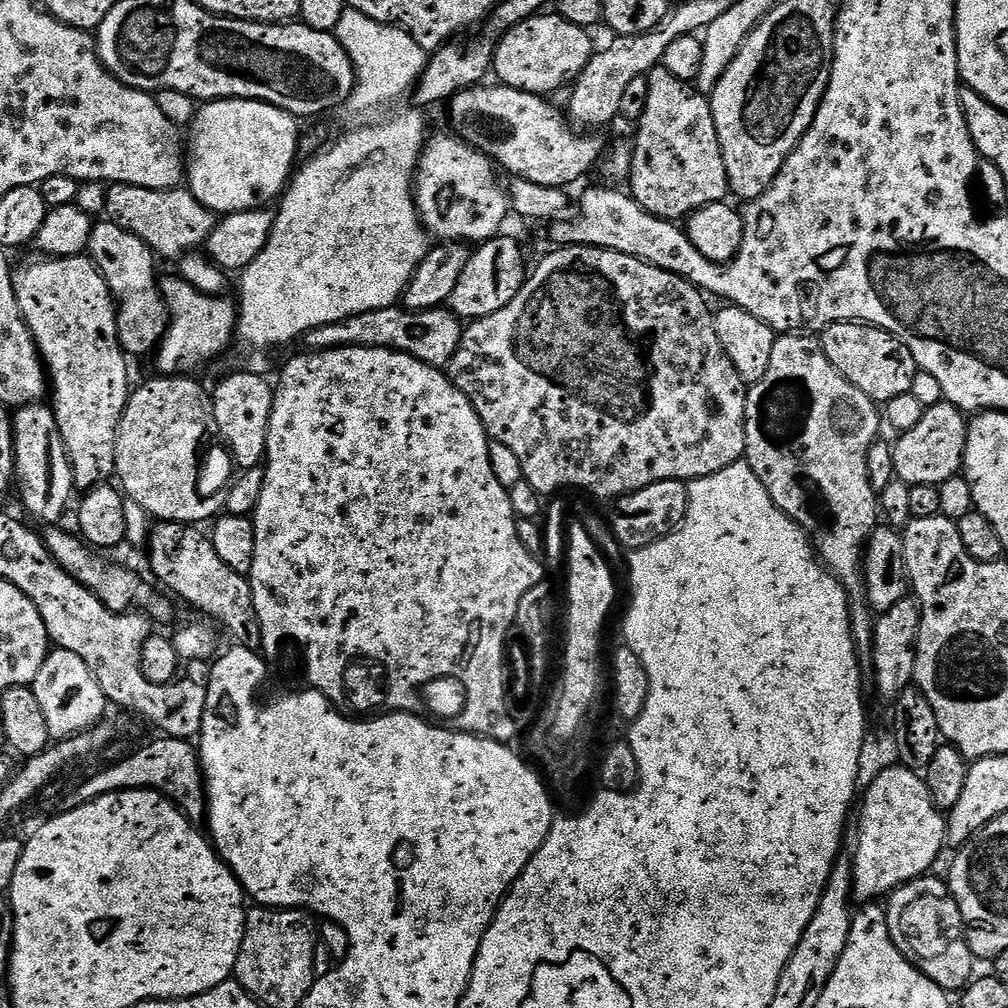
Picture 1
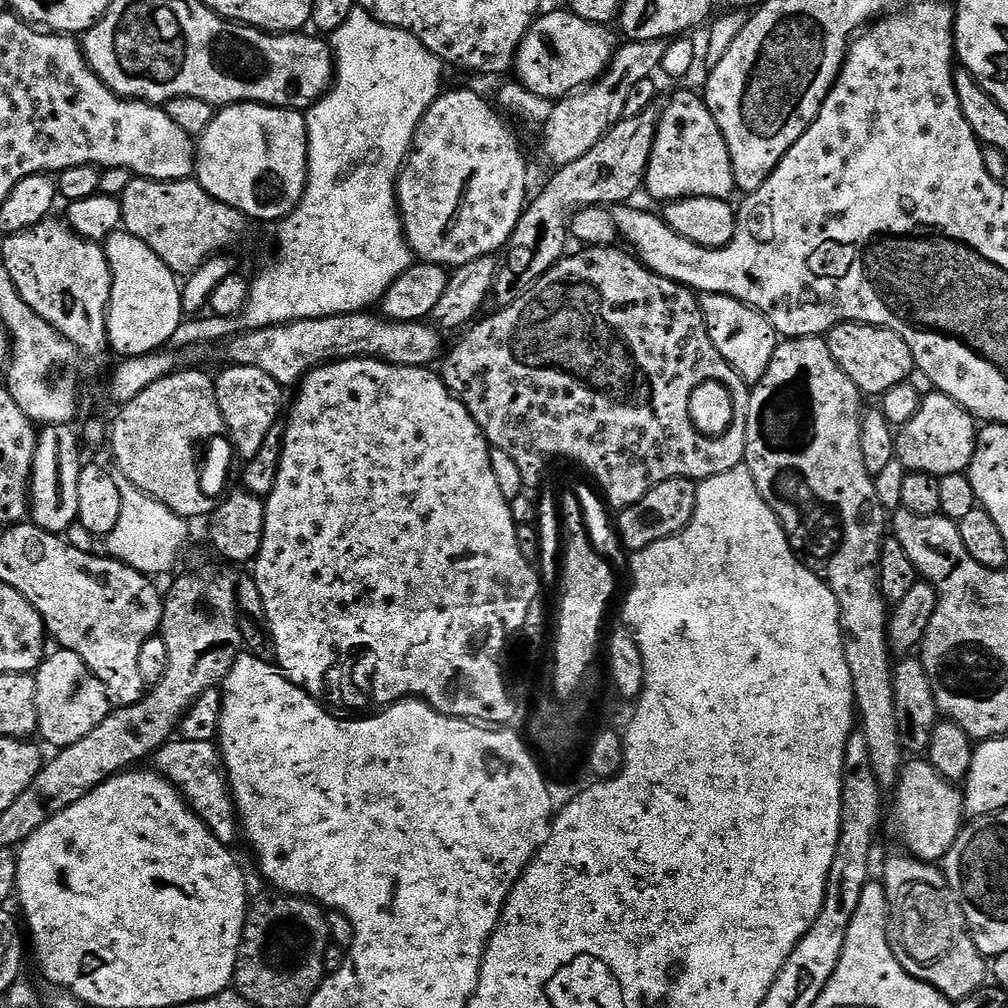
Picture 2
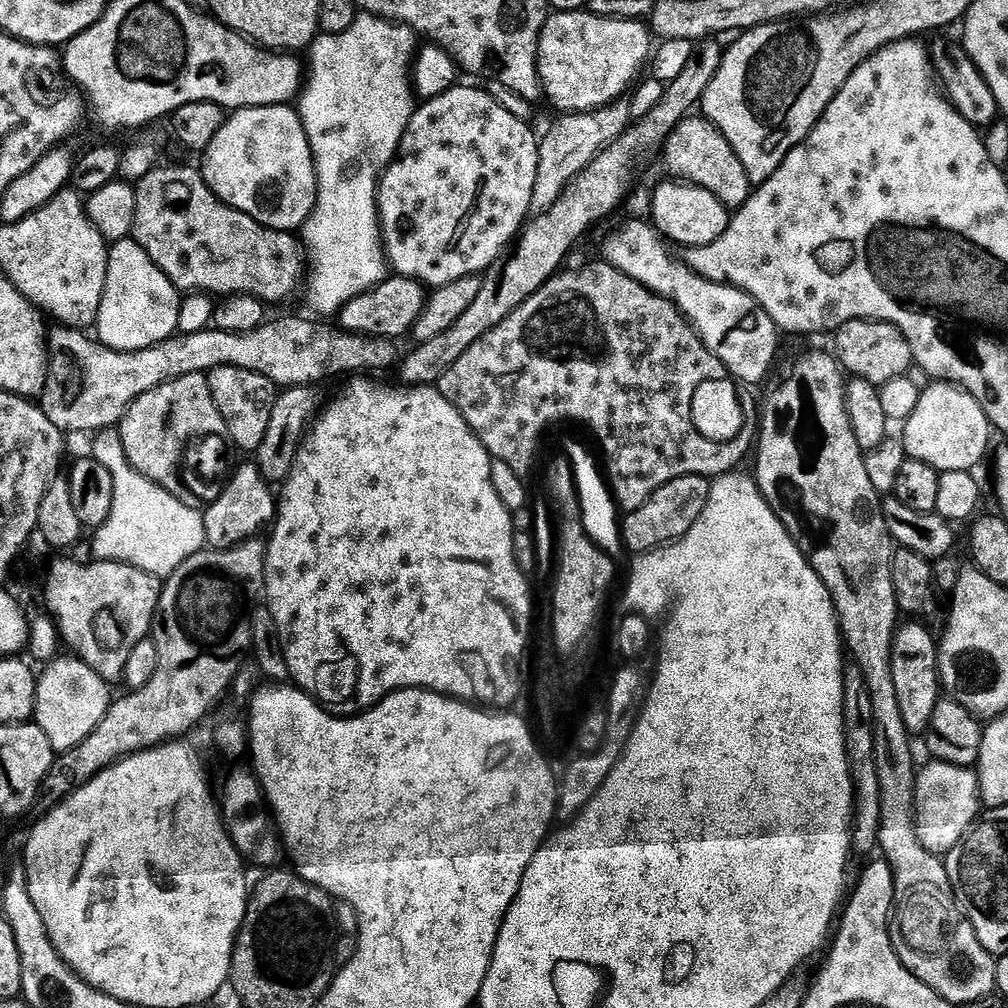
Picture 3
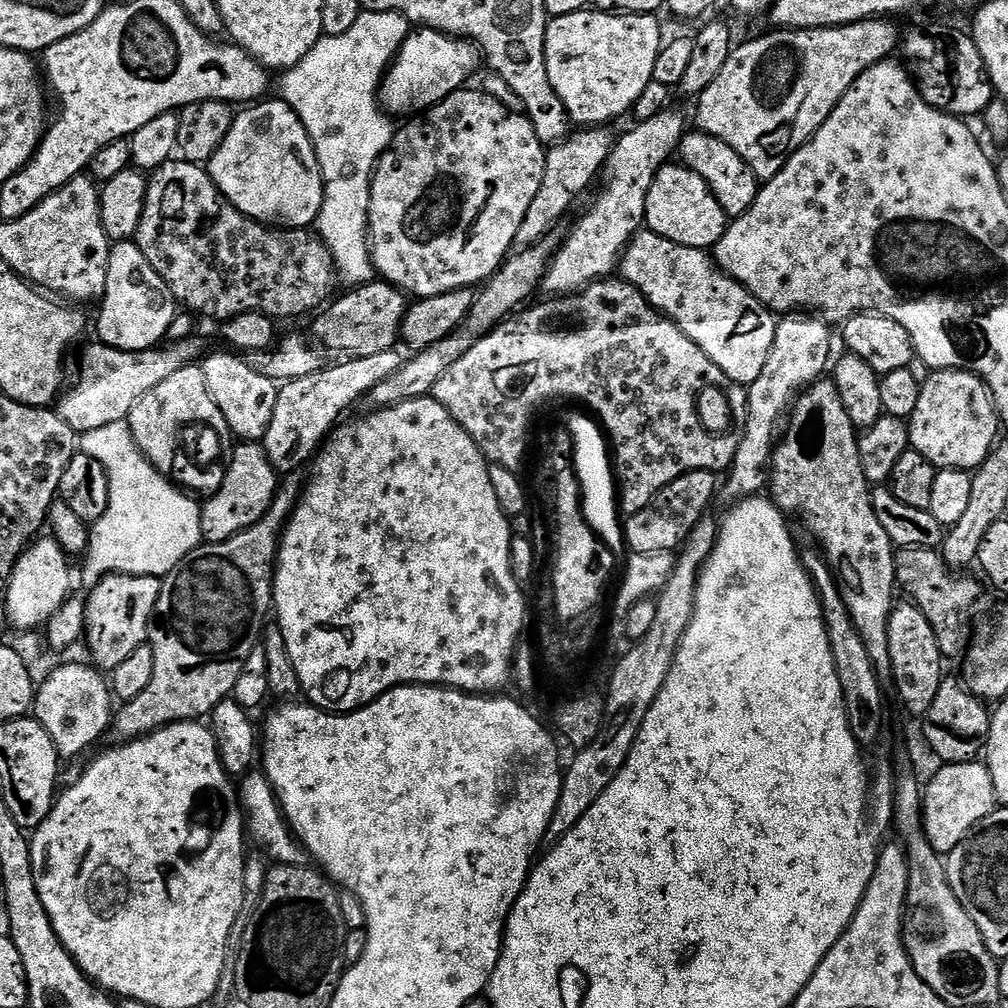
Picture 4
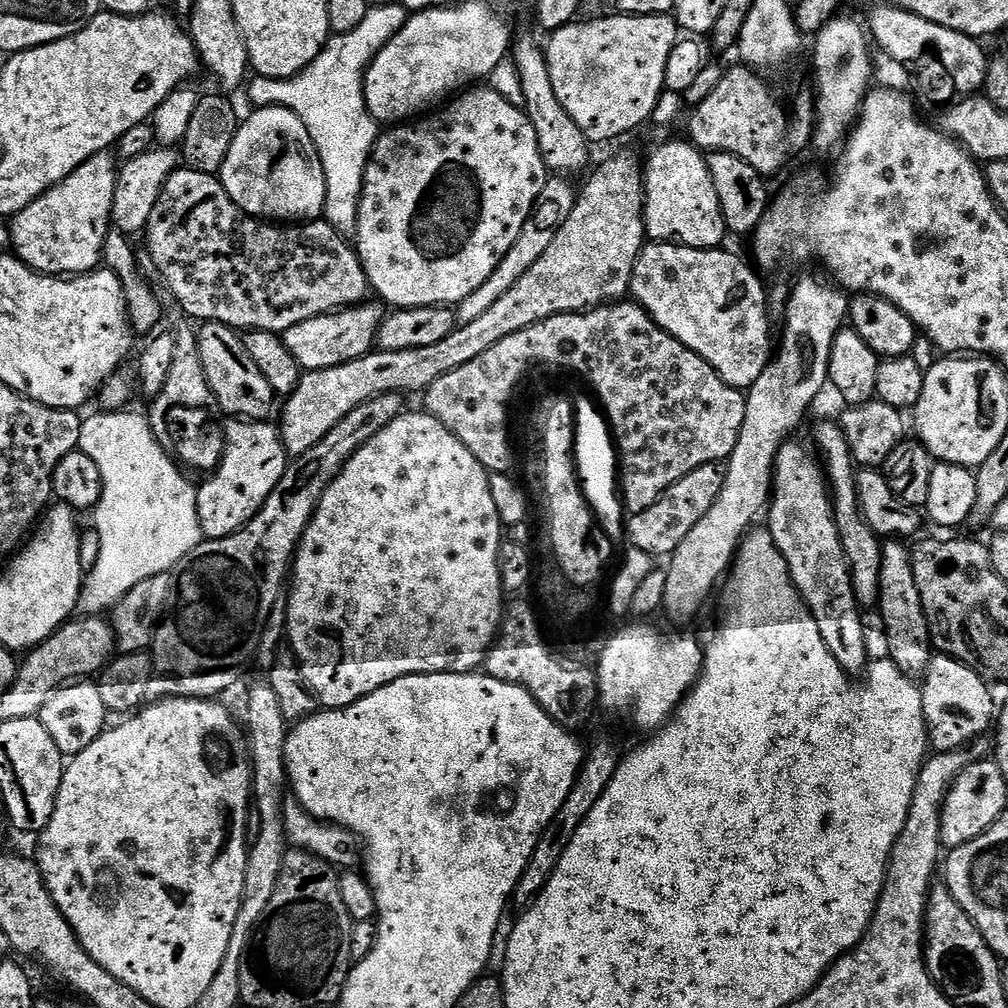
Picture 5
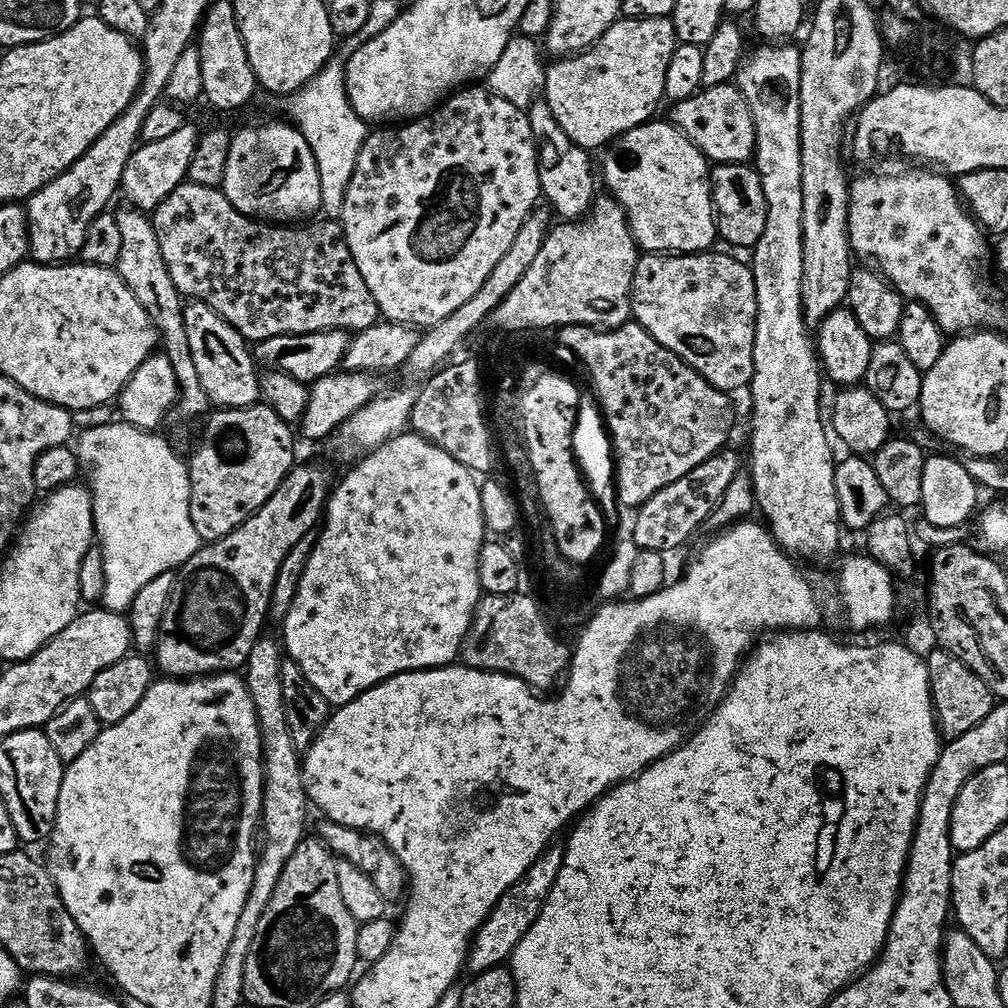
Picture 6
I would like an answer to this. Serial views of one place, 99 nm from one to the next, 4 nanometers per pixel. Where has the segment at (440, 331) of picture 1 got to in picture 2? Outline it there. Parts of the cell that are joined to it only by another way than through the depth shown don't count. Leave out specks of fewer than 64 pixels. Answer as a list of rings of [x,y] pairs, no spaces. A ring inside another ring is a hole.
[[[371,311],[348,312],[337,316],[327,316],[326,318],[314,318],[313,320],[299,320],[289,324],[279,324],[269,328],[254,328],[241,331],[233,335],[227,341],[229,365],[241,364],[242,366],[254,366],[262,370],[265,374],[270,374],[274,382],[281,386],[299,385],[300,381],[308,372],[315,368],[321,368],[323,364],[332,364],[335,360],[381,360],[387,364],[397,364],[398,366],[410,366],[411,368],[423,368],[431,365],[432,359],[436,355],[439,357],[440,336],[431,323],[428,322],[394,322],[386,320],[379,314]]]

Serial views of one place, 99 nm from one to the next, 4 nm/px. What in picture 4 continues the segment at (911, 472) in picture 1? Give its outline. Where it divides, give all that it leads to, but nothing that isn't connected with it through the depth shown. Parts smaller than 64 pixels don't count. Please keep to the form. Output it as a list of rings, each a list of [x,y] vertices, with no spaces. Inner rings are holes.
[[[942,368],[931,373],[924,384],[920,385],[918,406],[914,406],[914,414],[907,421],[908,442],[911,451],[922,454],[937,470],[959,468],[975,470],[988,457],[997,443],[996,431],[1002,428],[996,411],[992,393],[987,384],[979,380],[973,372],[959,372],[953,368]]]

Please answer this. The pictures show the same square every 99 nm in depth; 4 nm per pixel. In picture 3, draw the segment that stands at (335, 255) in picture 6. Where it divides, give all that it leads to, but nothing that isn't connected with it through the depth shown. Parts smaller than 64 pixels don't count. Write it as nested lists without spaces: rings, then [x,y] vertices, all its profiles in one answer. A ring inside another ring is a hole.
[[[157,166],[153,168],[150,174],[146,174],[146,178],[135,181],[134,187],[136,190],[136,205],[134,206],[131,239],[136,240],[138,246],[142,246],[142,250],[146,250],[146,254],[150,254],[150,258],[158,266],[158,270],[162,270],[162,274],[166,274],[170,278],[170,282],[181,293],[191,294],[199,291],[205,294],[217,294],[216,292],[220,292],[219,295],[225,297],[241,292],[247,296],[256,296],[262,301],[271,302],[271,300],[284,299],[295,288],[299,278],[301,281],[302,248],[297,237],[291,232],[283,232],[282,230],[274,230],[270,226],[262,226],[262,222],[250,218],[250,214],[242,214],[242,210],[234,210],[228,204],[222,203],[208,189],[207,182],[197,169],[195,172],[192,168],[163,168],[163,166]]]

